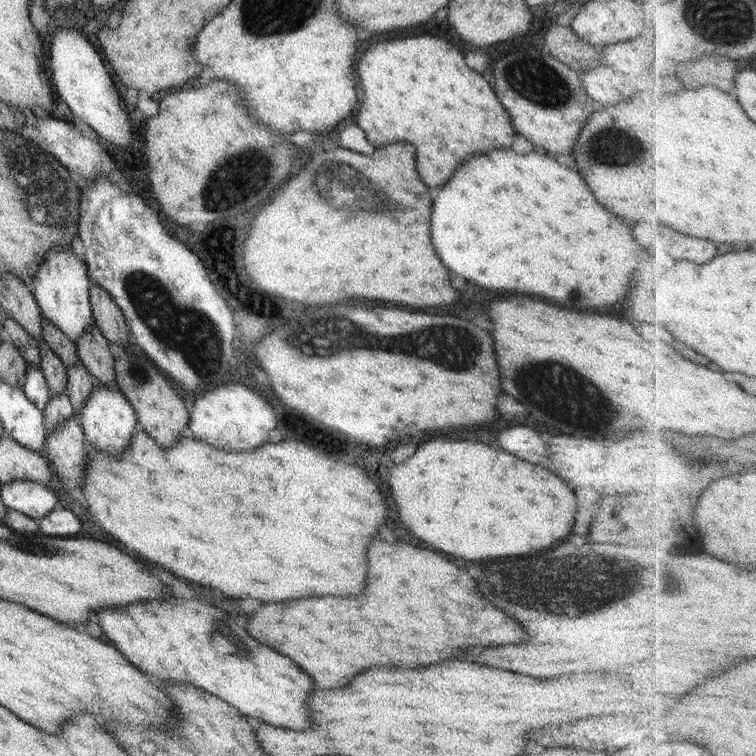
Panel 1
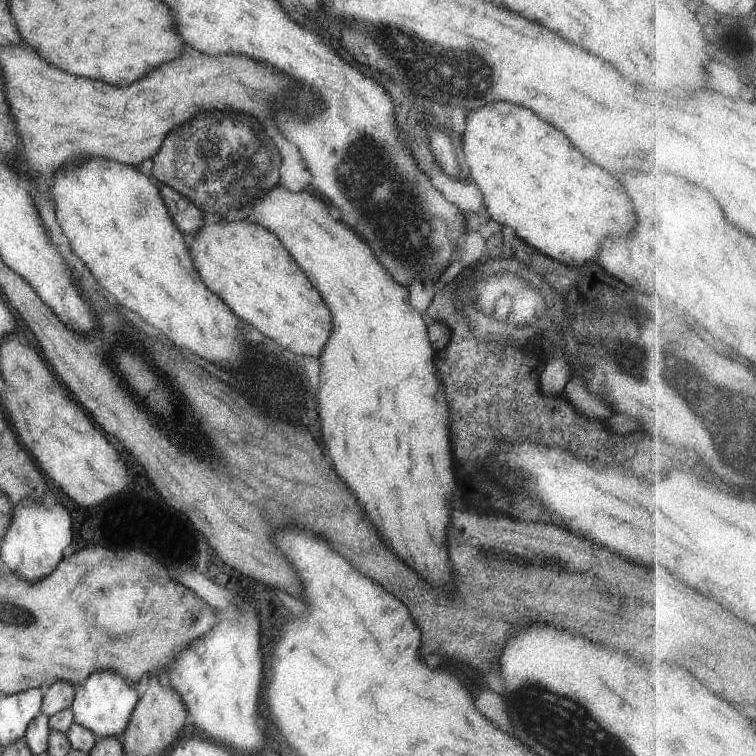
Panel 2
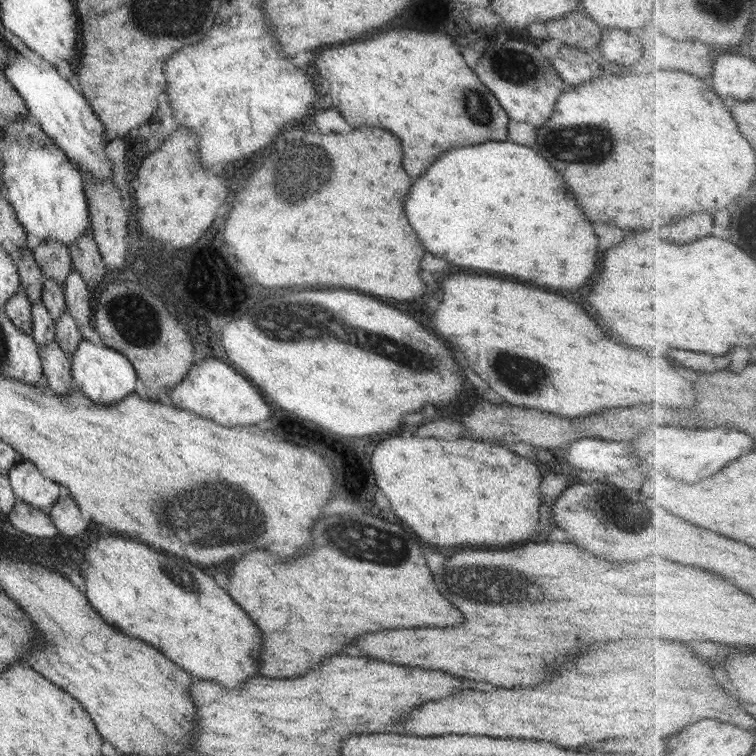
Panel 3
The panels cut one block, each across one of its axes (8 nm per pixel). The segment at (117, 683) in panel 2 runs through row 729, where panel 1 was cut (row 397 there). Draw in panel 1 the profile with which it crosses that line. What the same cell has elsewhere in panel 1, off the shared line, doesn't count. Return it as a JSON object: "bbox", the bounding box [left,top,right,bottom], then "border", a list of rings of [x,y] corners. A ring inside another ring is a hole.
{"bbox":[78,385,136,455],"border":[[[96,385],[94,391],[88,396],[88,400],[81,406],[78,417],[88,447],[98,449],[108,455],[120,455],[124,453],[124,449],[128,449],[130,437],[136,429],[136,411],[118,386]]]}

